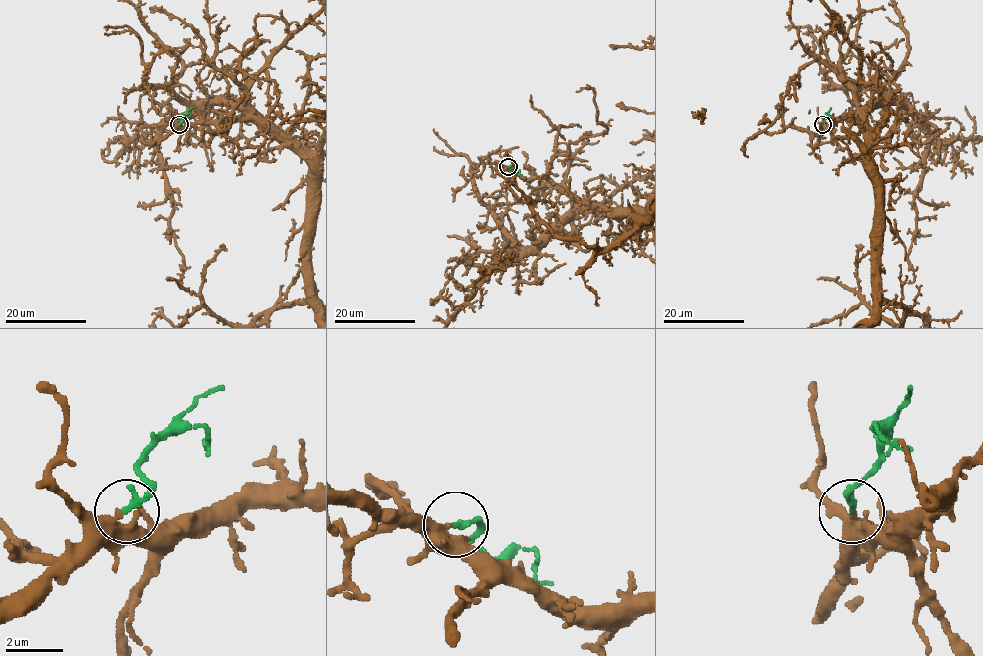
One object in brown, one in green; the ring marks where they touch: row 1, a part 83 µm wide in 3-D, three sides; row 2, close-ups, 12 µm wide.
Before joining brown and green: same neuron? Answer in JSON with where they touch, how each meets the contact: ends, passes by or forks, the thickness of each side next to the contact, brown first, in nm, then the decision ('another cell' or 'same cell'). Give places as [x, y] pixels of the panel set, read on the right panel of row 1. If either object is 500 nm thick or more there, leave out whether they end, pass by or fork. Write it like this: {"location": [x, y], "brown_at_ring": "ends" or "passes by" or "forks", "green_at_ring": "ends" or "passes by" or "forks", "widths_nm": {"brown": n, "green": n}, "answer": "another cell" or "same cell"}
{"location": [822, 124], "brown_at_ring": "ends", "green_at_ring": "ends", "widths_nm": {"brown": 440, "green": 200}, "answer": "another cell"}

